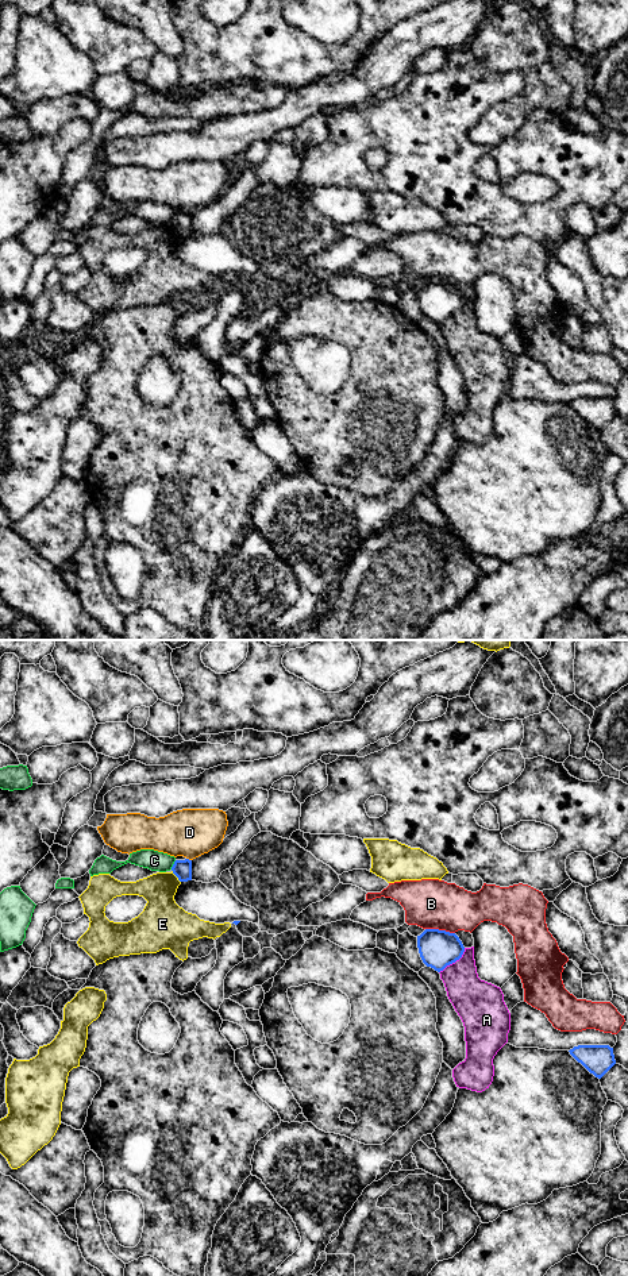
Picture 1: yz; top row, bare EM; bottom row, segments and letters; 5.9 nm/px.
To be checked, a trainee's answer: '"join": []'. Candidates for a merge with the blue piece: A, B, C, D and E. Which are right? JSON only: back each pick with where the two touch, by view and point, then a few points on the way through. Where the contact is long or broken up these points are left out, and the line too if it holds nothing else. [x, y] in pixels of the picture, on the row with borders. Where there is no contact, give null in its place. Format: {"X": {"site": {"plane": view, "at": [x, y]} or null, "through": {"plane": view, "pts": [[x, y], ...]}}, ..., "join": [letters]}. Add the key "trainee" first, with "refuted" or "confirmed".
{"trainee": "confirmed", "join": []}

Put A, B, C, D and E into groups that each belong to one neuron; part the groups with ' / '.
A / B / C / D / E

